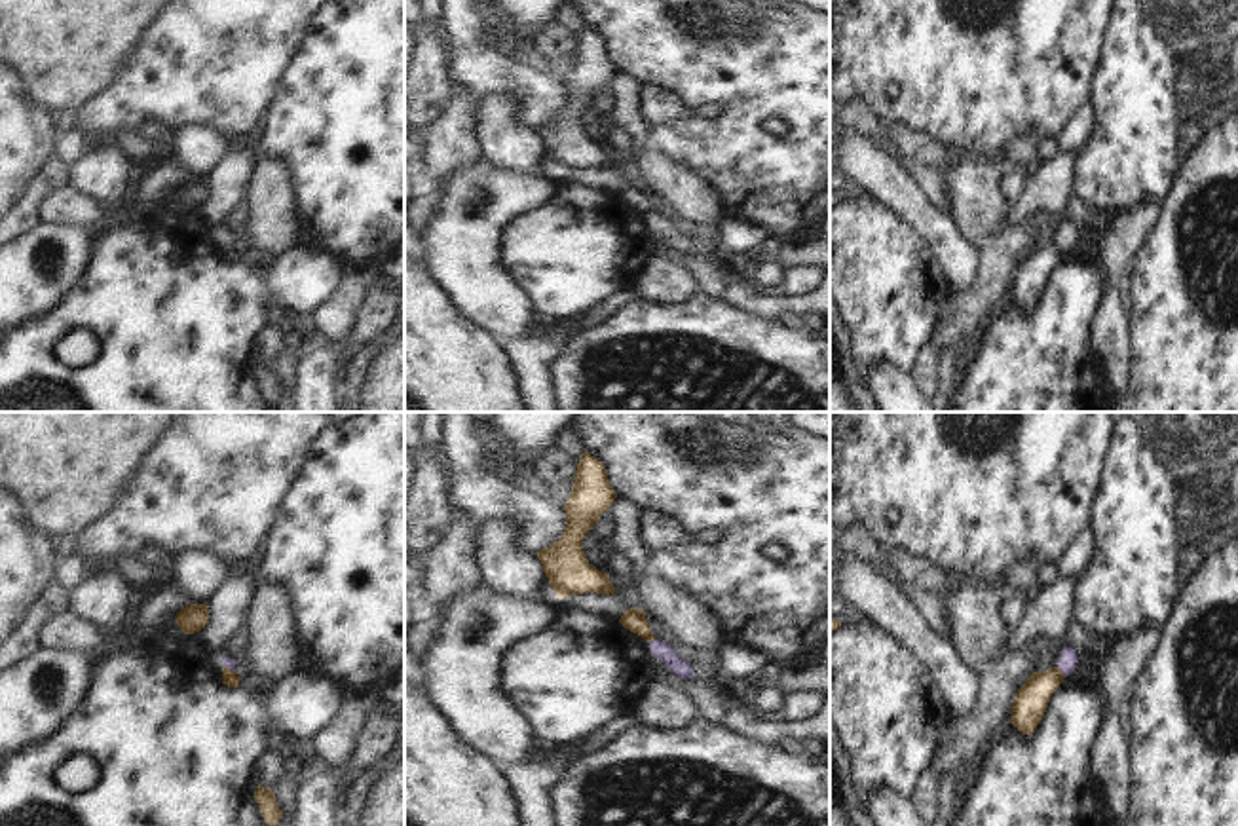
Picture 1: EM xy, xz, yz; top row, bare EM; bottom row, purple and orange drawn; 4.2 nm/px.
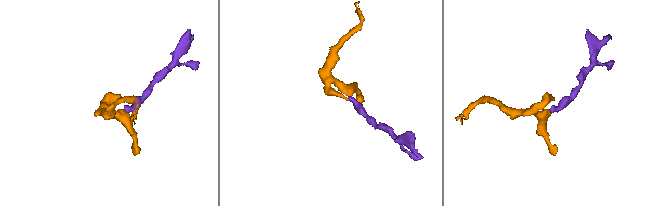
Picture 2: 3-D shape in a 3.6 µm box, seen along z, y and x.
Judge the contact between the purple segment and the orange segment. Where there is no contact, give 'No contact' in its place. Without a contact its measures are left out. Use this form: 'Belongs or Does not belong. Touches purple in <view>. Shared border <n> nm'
Does not belong. Touches purple in yz. Shared border 60 nm

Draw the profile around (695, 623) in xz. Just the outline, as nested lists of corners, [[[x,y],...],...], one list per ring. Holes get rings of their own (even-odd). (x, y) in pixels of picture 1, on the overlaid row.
[[[647,568],[636,577],[644,611],[661,621],[678,640],[695,651],[716,651],[729,640],[722,615],[691,591]]]

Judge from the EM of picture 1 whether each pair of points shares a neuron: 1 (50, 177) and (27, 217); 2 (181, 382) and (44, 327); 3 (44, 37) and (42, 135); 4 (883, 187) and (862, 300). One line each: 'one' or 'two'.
1: one
2: one
3: two
4: two

